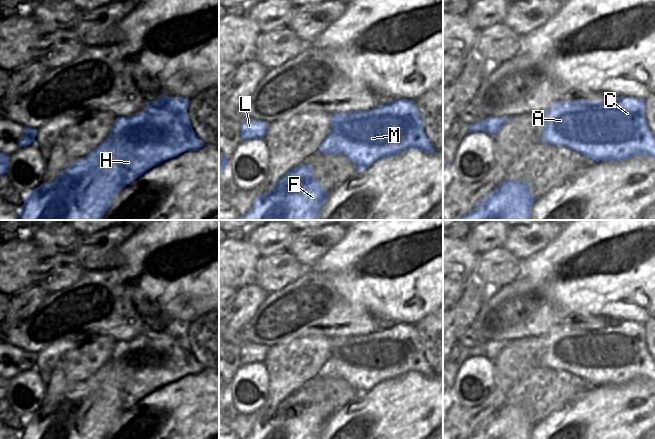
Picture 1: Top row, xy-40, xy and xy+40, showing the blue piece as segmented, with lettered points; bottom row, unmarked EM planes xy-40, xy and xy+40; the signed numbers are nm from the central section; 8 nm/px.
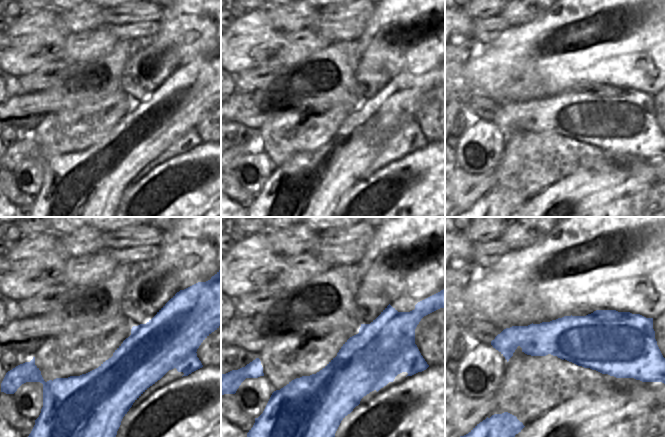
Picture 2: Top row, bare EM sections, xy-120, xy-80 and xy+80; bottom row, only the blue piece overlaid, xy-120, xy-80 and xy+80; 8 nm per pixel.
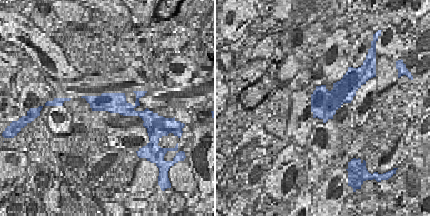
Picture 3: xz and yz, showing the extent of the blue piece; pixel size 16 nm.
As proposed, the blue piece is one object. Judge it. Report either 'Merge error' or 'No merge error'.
Merge error.

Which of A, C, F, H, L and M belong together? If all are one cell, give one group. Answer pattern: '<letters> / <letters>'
A C L / F H M

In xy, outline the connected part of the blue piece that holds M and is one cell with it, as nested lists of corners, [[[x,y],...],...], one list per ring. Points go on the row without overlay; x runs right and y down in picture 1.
[[[384,347],[372,348],[370,353],[358,355],[346,351],[345,358],[347,362],[340,363],[329,357],[317,375],[328,379],[344,380],[357,392],[357,396],[383,382],[378,380],[370,385],[368,379],[374,379],[386,371],[391,372],[396,366],[396,363],[385,354]]]

